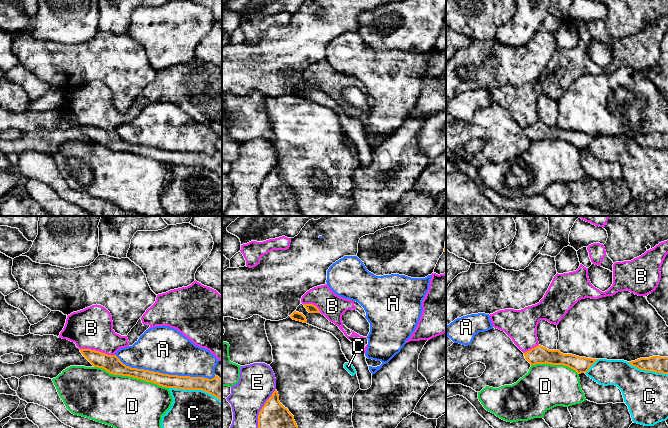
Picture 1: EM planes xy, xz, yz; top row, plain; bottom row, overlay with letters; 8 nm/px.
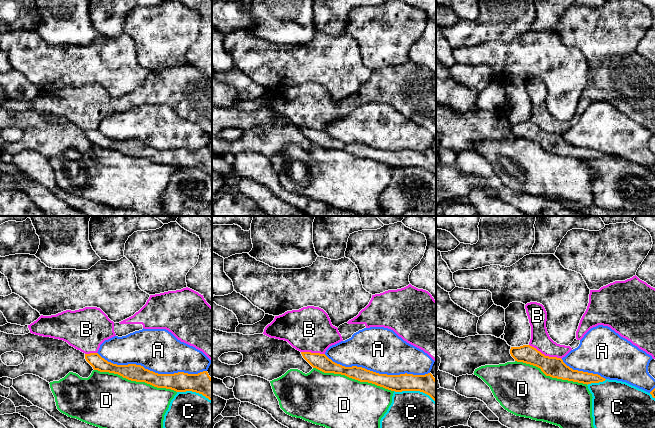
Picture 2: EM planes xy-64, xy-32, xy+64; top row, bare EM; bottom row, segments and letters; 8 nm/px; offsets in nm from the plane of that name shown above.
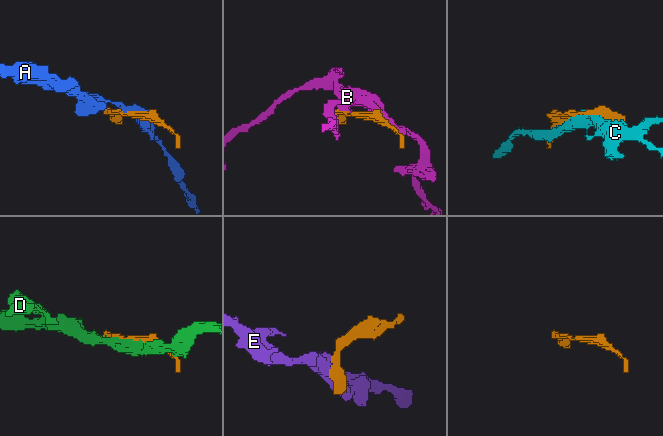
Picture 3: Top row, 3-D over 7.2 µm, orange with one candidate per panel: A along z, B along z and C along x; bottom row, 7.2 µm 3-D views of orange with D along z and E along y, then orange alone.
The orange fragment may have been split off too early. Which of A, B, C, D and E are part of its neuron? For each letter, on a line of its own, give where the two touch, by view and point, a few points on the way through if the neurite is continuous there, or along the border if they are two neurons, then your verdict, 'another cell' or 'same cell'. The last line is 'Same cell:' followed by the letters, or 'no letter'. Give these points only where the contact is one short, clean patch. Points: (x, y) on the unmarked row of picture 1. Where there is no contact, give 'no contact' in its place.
A: contact xy (165, 150); another cell
B: contact xy (97, 127); another cell
C: contact xy (195, 165); another cell
D: contact xy (131, 152); another cell
E: contact xz (259, 190); another cell
Same cell: no letter

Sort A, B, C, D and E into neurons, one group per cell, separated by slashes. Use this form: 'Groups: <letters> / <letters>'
Groups: A / B / C / D / E

